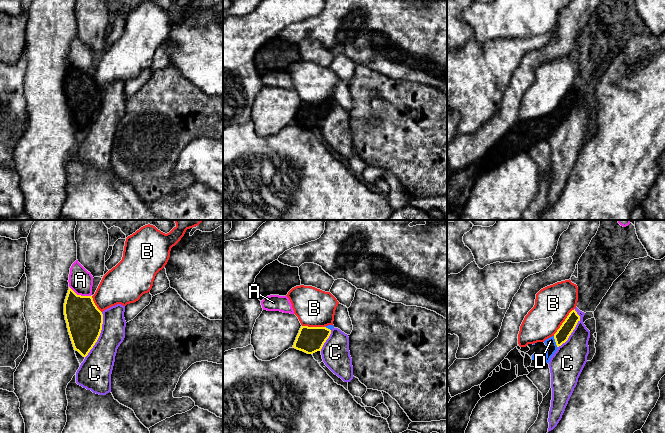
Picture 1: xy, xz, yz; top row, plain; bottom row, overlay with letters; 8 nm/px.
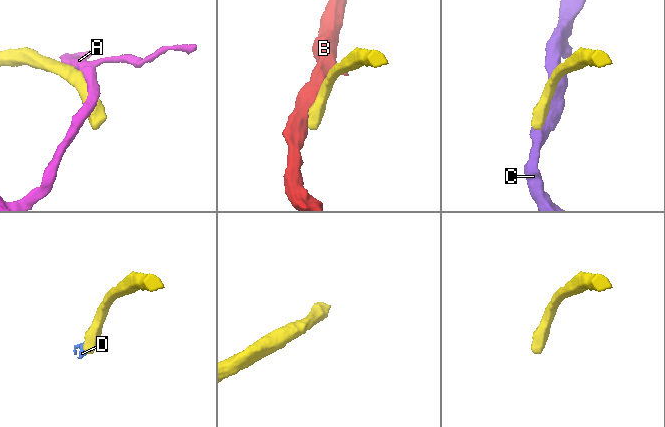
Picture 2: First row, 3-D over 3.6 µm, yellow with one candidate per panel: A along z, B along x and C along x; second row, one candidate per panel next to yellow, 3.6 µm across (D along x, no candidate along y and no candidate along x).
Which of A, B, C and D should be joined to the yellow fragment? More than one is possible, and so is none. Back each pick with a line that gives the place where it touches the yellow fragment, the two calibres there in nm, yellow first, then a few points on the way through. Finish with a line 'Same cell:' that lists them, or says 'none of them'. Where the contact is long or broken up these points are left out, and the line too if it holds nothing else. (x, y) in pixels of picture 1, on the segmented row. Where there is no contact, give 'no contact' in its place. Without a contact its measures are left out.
D: contact yz (556, 342); calibres 110 and 80 nm; way yz (561, 336), (556, 342), (551, 345)
Same cell: D

